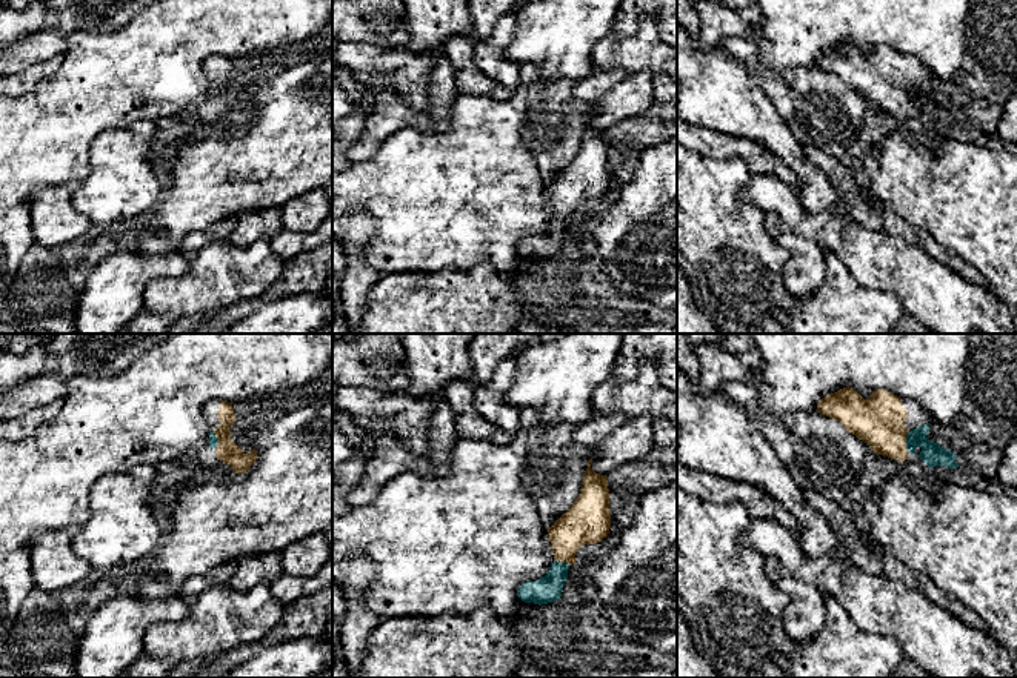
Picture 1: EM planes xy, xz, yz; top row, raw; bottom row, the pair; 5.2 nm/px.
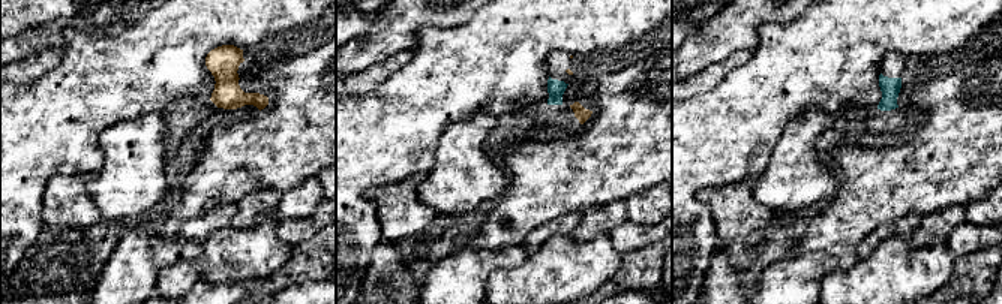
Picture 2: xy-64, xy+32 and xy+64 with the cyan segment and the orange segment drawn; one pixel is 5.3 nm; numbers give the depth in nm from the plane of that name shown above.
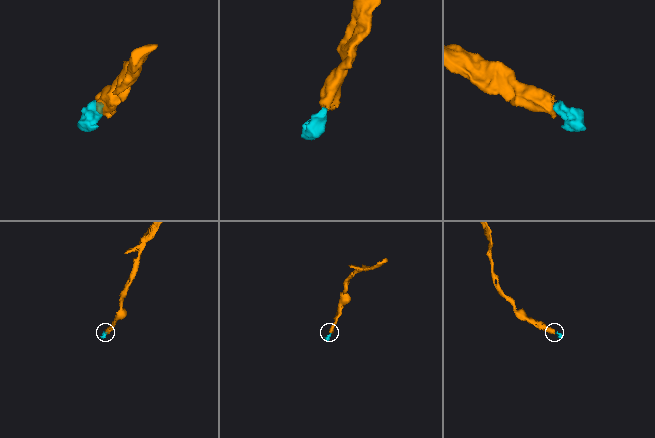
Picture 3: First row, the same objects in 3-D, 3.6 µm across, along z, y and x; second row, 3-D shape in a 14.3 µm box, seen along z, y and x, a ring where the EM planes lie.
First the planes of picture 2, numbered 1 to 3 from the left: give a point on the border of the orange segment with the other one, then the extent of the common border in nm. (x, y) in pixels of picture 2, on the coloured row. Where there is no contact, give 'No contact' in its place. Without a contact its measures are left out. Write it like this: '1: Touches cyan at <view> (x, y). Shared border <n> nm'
1: No contact
2: No contact
3: No contact

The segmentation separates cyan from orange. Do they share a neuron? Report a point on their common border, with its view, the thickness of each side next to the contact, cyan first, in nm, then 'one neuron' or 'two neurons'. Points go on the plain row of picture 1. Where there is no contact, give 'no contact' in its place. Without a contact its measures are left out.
yz (906, 97) | 120/260 nm | one neuron

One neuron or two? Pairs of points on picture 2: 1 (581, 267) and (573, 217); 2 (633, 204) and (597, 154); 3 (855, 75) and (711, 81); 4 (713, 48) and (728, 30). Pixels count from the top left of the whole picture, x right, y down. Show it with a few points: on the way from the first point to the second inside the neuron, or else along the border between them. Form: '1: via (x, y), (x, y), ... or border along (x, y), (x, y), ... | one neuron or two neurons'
1: border along (558, 232), (572, 235) | two neurons
2: border along (656, 184), (632, 193), (623, 201) | two neurons
3: border along (747, 59), (713, 87), (689, 98) | two neurons
4: via (714, 44), (723, 35) | one neuron

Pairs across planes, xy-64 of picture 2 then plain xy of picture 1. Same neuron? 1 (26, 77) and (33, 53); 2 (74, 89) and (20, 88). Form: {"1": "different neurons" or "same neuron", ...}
{"1": "different neurons", "2": "different neurons"}

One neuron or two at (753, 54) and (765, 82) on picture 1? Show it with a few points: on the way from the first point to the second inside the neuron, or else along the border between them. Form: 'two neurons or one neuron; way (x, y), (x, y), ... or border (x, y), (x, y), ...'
one neuron; way (753, 60), (754, 68), (762, 76)

